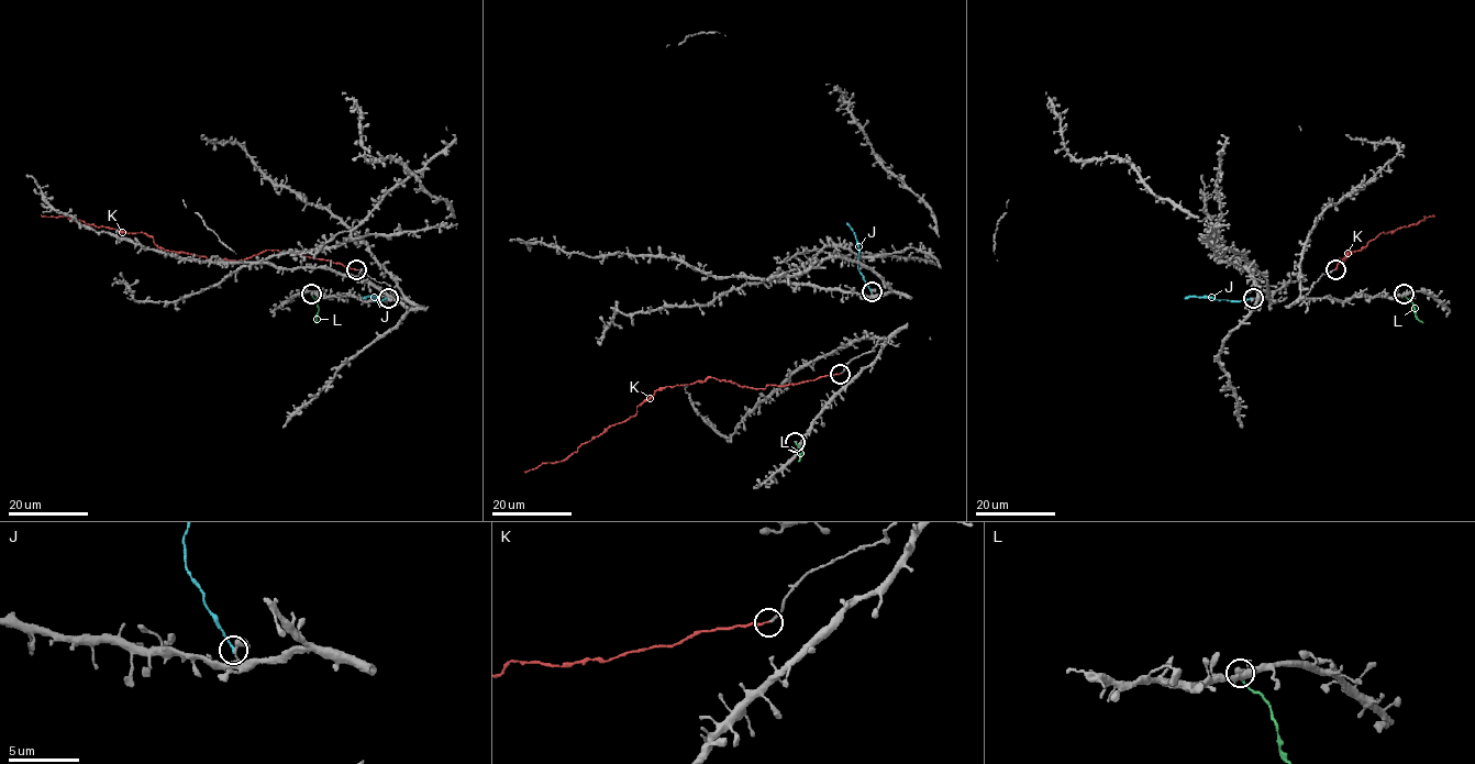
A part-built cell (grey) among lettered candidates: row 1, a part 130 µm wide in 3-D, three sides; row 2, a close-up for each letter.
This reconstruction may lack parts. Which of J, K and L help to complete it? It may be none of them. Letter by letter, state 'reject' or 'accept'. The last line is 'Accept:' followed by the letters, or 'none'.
J: reject
K: accept
L: reject
Accept: K

